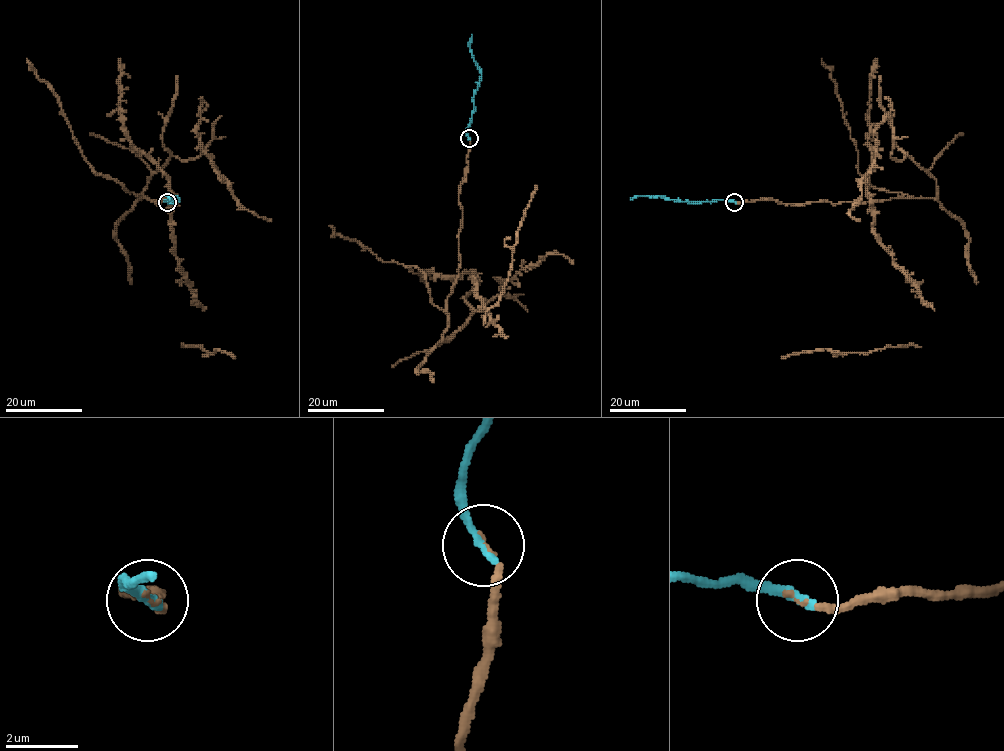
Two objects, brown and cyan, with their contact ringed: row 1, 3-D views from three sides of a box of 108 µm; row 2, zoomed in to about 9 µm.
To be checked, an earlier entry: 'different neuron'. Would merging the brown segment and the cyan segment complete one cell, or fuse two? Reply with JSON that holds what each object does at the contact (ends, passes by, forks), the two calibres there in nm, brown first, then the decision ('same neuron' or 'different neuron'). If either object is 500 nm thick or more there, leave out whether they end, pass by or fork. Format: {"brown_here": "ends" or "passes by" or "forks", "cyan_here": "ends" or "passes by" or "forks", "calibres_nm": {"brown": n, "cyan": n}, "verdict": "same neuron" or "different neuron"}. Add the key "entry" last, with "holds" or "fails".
{"brown_here": "ends", "cyan_here": "ends", "calibres_nm": {"brown": 100, "cyan": 300}, "verdict": "same neuron", "entry": "fails"}

